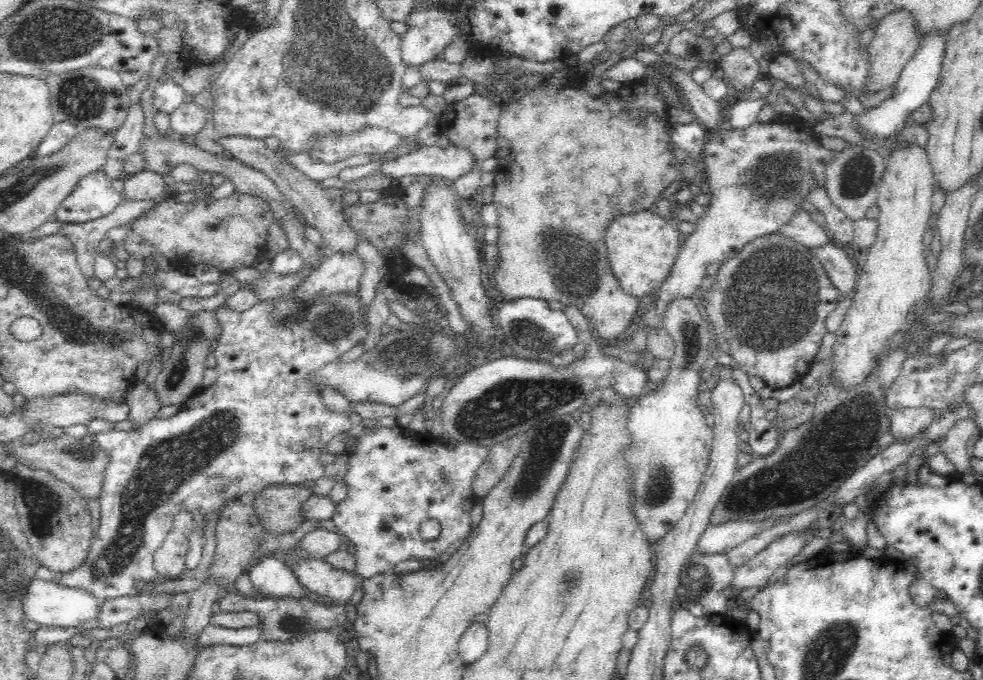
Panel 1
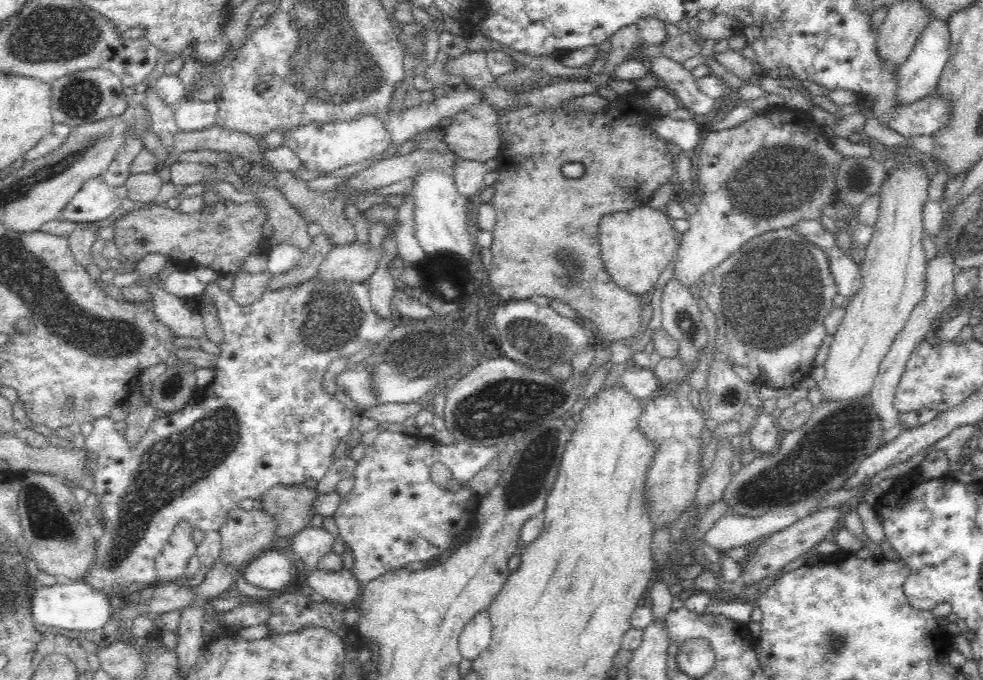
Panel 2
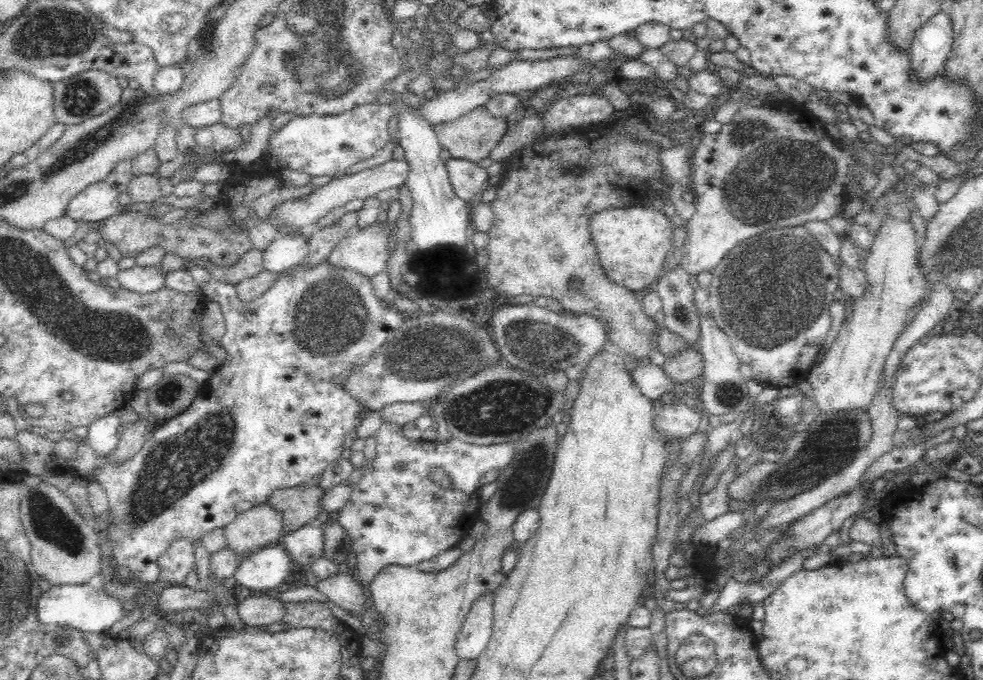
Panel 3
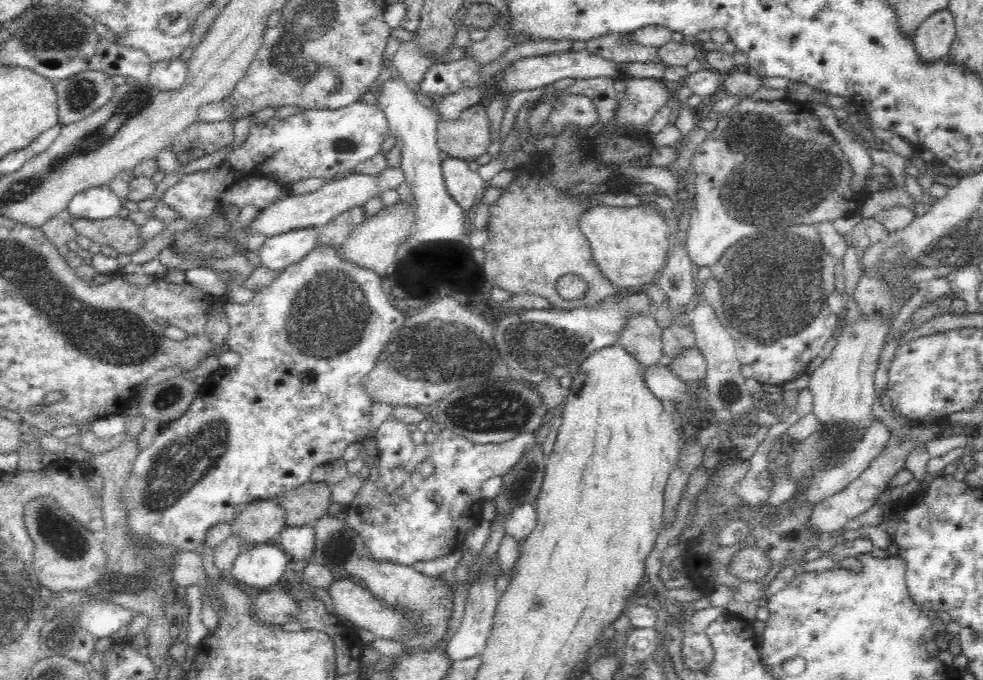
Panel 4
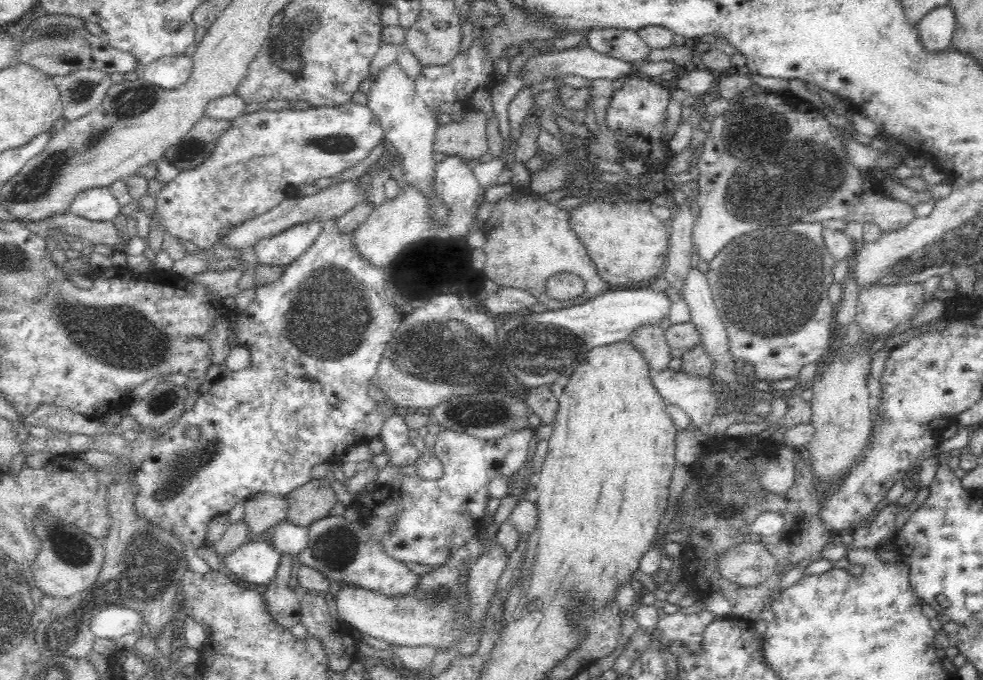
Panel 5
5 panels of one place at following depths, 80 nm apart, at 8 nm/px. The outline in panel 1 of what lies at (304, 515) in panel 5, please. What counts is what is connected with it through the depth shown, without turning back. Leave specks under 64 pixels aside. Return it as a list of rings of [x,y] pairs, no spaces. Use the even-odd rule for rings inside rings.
[[[302,484],[272,485],[255,494],[253,506],[268,535],[292,533],[305,521],[303,508],[312,495]]]

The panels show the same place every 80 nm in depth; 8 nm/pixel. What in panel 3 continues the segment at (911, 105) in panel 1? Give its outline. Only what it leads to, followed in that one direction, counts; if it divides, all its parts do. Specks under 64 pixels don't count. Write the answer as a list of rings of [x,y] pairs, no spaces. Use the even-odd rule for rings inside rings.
[[[944,8],[942,11],[937,12],[928,20],[922,24],[917,31],[909,46],[910,50],[910,68],[913,70],[913,76],[917,80],[930,80],[934,78],[938,72],[945,72],[945,62],[948,58],[949,52],[953,46],[953,24],[949,15],[949,9]]]

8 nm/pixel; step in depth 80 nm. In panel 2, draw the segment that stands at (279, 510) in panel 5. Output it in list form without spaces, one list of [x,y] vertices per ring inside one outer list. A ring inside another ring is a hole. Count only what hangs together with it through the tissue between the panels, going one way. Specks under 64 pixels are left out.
[[[236,506],[231,510],[228,520],[218,531],[222,543],[220,557],[233,570],[235,576],[239,575],[250,560],[254,560],[260,552],[272,546],[272,542],[278,538],[276,527],[274,517],[260,508],[244,510]]]

